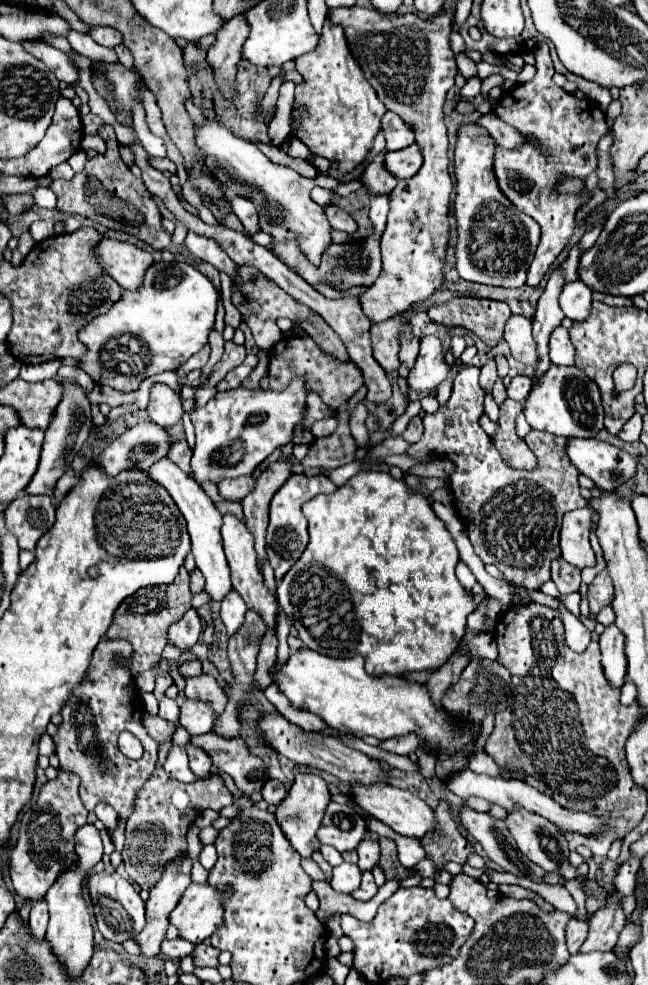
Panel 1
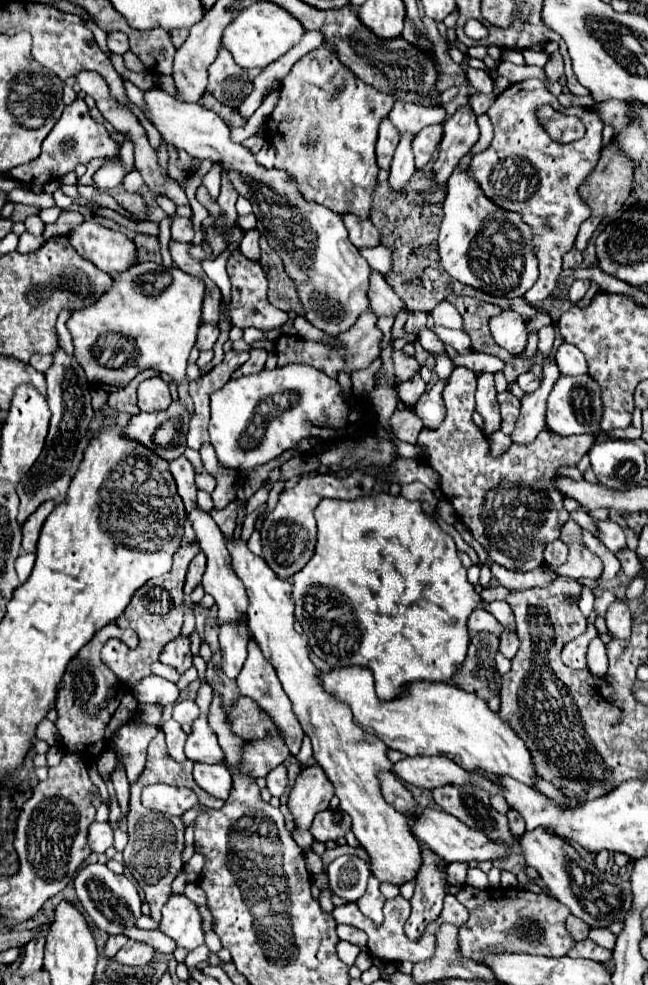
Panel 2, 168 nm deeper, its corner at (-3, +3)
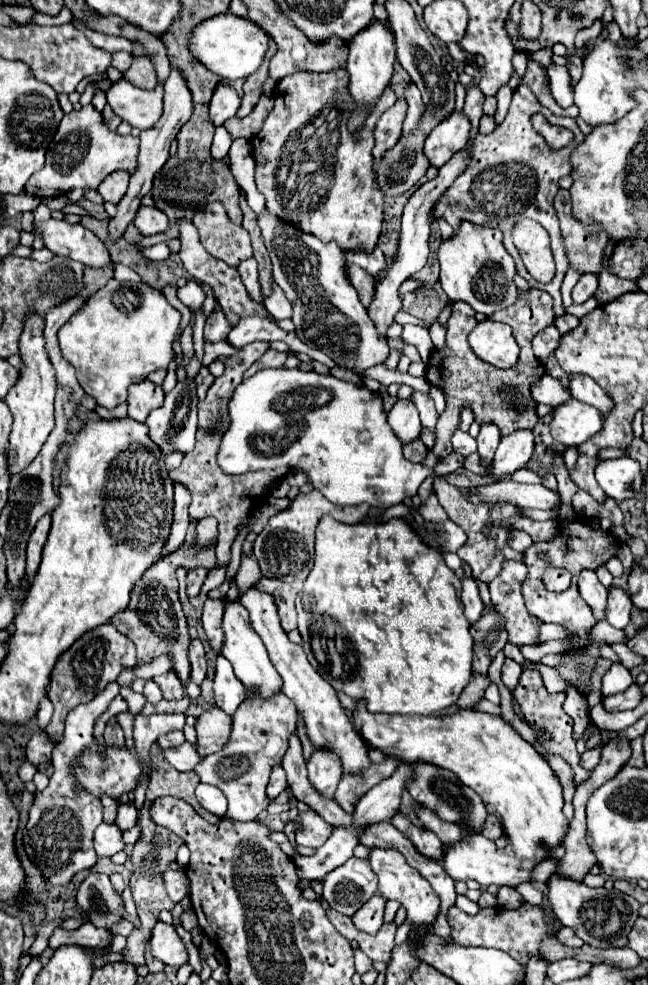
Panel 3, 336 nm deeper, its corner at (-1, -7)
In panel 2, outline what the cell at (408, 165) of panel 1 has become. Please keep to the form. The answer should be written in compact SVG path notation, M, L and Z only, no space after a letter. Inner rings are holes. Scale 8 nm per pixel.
M434 124L434 126L426 126L424 130L420 130L414 140L412 140L412 152L414 152L414 164L416 168L424 168L432 154L434 154L434 148L438 146L442 138L442 126L440 124Z

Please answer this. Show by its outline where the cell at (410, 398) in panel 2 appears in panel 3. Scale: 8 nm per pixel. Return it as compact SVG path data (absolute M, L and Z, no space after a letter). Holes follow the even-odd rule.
M398 400L394 404L394 408L388 412L388 424L394 430L396 438L404 444L416 440L422 432L422 424L420 424L416 406L408 400Z

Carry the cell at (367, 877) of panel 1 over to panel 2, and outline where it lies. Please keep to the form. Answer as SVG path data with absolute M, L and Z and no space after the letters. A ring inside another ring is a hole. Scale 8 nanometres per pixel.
M370 876L366 894L356 902L358 908L362 910L362 914L368 916L368 918L372 918L374 922L382 922L382 906L386 902L386 898L382 896L382 892L380 892L378 886L380 886L378 878L376 876Z

